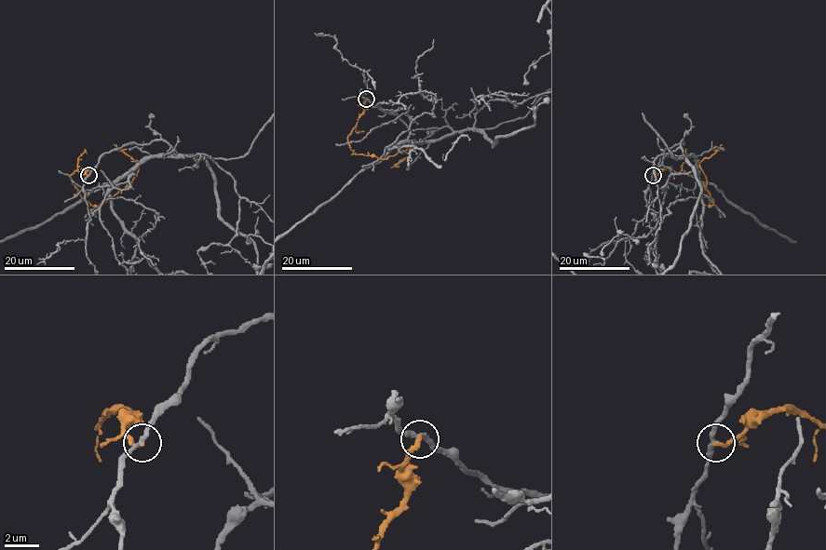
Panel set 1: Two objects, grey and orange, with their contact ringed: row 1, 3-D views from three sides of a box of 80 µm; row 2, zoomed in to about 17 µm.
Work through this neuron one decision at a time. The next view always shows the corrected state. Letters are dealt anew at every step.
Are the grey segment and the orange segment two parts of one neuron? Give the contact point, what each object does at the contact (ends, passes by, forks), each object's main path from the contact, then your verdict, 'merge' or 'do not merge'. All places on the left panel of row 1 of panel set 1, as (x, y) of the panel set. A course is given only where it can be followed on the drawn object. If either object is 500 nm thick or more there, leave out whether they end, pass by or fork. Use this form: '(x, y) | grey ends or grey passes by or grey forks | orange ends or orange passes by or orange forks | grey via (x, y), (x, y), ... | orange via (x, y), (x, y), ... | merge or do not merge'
(88, 175) | grey passes by | orange ends | grey via (88, 175), (104, 153), (153, 140), (164, 140), (176, 154), (228, 159), (245, 154) | orange via (88, 175), (86, 168), (70, 177), (92, 205), (100, 206), (131, 182), (136, 163), (114, 144) | do not merge

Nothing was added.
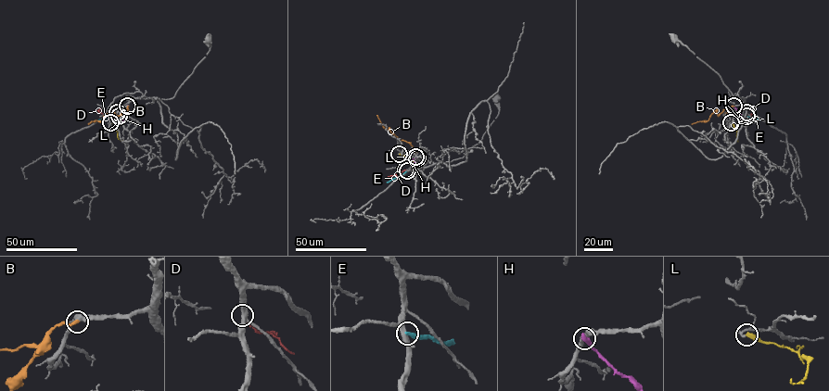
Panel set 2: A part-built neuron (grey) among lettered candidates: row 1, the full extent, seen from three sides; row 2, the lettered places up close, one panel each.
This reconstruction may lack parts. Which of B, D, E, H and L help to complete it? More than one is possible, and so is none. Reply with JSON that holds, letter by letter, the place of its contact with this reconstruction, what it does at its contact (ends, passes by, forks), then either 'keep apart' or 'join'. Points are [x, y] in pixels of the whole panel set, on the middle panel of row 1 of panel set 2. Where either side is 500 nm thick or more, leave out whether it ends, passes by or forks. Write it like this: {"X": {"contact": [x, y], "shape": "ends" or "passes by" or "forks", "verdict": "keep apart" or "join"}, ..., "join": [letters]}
{"B": {"contact": [417, 157], "shape": "ends", "verdict": "keep apart"}, "D": {"contact": [405, 170], "shape": "ends", "verdict": "keep apart"}, "E": {"contact": [407, 170], "shape": "ends", "verdict": "keep apart"}, "H": {"contact": [415, 157], "shape": "ends", "verdict": "keep apart"}, "L": {"contact": [399, 154], "shape": "ends", "verdict": "join"}, "join": ["L"]}

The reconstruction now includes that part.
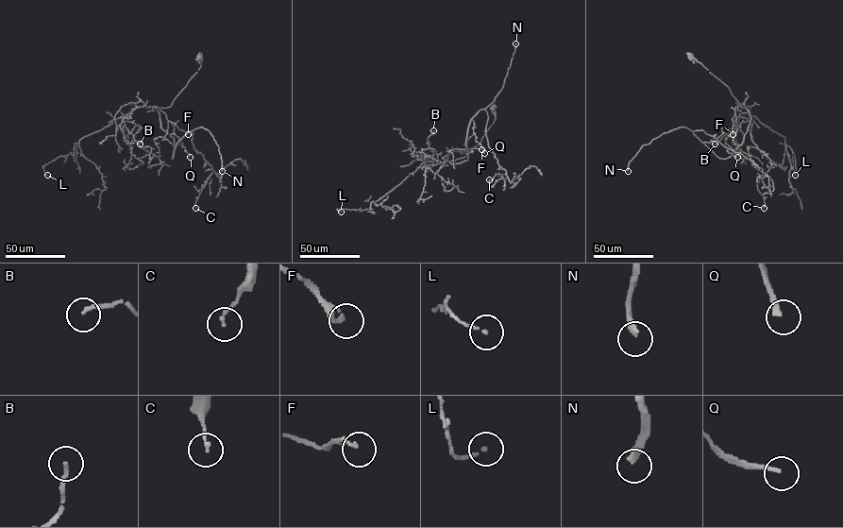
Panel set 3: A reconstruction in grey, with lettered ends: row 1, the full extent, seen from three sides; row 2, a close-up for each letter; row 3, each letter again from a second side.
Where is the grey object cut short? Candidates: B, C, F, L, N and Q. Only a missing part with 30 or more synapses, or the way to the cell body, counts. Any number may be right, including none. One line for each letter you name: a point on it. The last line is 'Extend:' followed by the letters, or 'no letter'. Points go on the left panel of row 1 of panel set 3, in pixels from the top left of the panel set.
N: (222, 171)
Q: (190, 157)
Extend: N, Q

